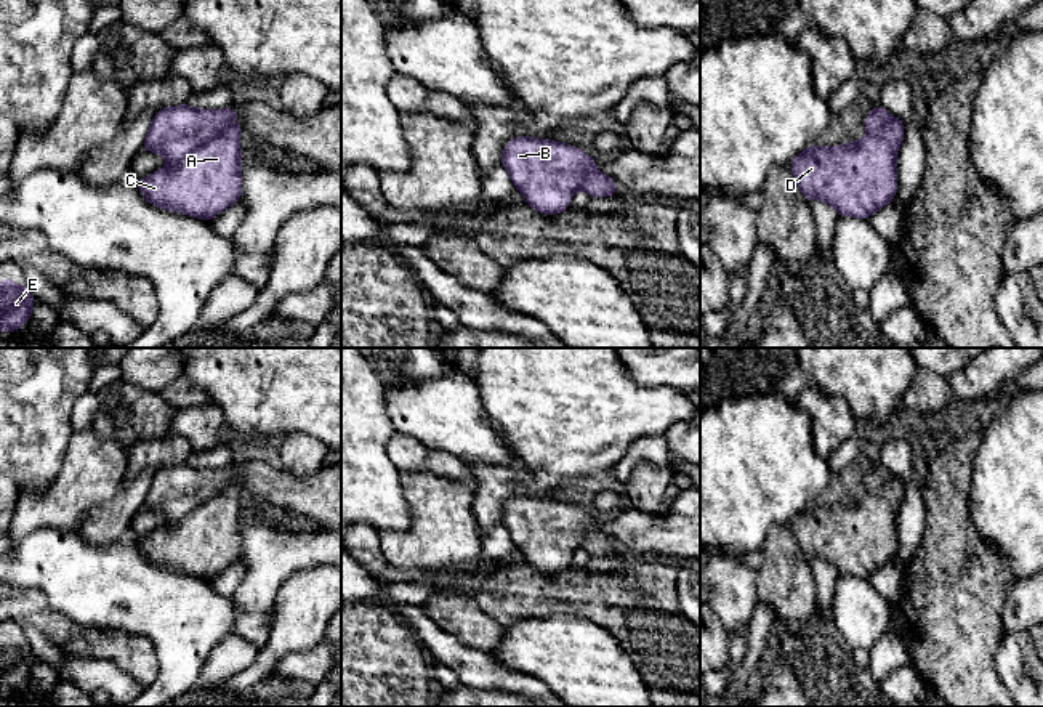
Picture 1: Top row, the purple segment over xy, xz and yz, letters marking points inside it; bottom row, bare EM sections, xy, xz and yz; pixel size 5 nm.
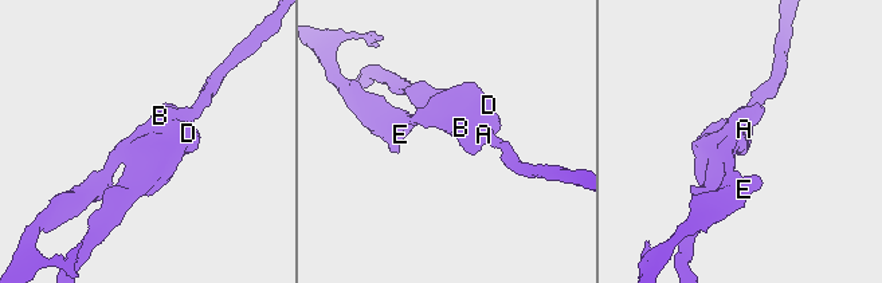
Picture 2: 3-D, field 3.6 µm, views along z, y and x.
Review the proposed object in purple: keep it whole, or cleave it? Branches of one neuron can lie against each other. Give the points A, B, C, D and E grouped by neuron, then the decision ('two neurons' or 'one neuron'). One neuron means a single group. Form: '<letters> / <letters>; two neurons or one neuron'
A C D / B E; two neurons

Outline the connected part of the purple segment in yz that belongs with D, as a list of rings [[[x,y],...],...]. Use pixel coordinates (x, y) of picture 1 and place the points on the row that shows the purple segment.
[[[891,115],[880,131],[857,143],[806,147],[790,162],[804,199],[811,204],[819,197],[840,216],[860,220],[892,204],[897,191],[896,156],[904,130],[904,122]]]

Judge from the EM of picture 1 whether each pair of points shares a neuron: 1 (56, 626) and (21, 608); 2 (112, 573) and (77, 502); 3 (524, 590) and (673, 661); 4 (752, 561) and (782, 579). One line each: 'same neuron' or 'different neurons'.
1: same neuron
2: different neurons
3: same neuron
4: different neurons

